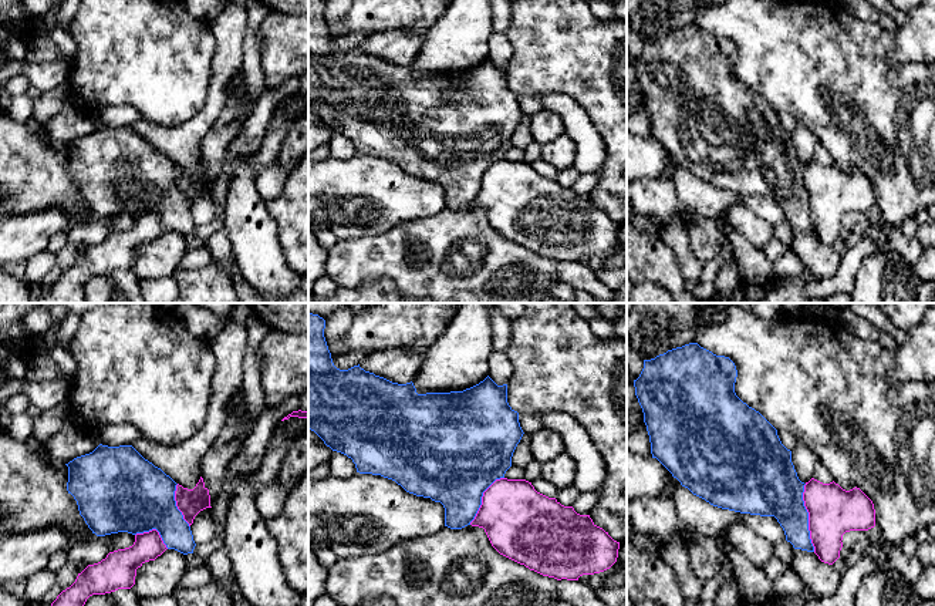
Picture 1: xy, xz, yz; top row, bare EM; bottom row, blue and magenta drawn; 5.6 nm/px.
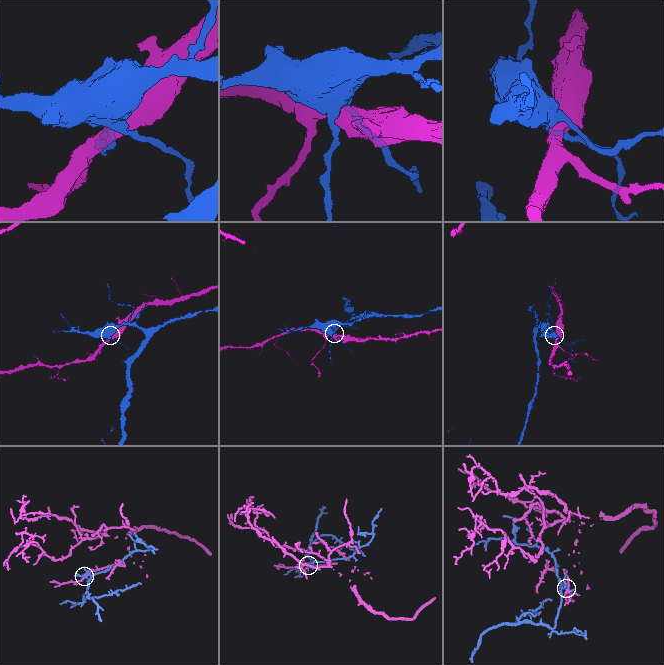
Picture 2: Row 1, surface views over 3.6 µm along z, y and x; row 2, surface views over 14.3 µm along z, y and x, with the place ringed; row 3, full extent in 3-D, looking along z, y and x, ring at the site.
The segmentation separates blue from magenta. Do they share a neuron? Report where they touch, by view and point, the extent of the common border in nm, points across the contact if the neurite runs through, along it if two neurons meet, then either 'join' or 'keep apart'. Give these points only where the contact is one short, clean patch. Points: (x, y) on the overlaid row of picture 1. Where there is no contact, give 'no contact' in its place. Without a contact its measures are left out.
contact yz (807, 518); length 380 nm; keep apart

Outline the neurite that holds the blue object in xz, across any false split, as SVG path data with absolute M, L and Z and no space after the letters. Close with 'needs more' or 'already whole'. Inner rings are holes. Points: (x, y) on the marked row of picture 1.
M308 313L308 430L314 431L327 447L341 452L352 459L357 472L381 475L395 481L406 492L416 496L431 498L441 502L445 508L445 526L450 529L462 529L475 519L480 505L483 492L500 478L504 478L506 471L512 467L513 452L523 437L523 430L519 422L519 413L507 403L507 384L497 386L489 376L479 384L463 391L450 393L426 393L418 394L414 383L398 384L374 373L365 371L358 366L348 370L340 370L334 366L331 353L324 337L325 320L318 314Z; already whole

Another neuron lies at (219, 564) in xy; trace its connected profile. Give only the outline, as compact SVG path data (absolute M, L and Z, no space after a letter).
M225 546L207 556L206 568L213 576L213 585L226 592L232 599L240 592Z

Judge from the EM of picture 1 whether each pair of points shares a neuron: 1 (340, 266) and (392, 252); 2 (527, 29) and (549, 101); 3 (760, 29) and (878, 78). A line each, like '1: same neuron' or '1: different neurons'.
1: same neuron
2: different neurons
3: same neuron

